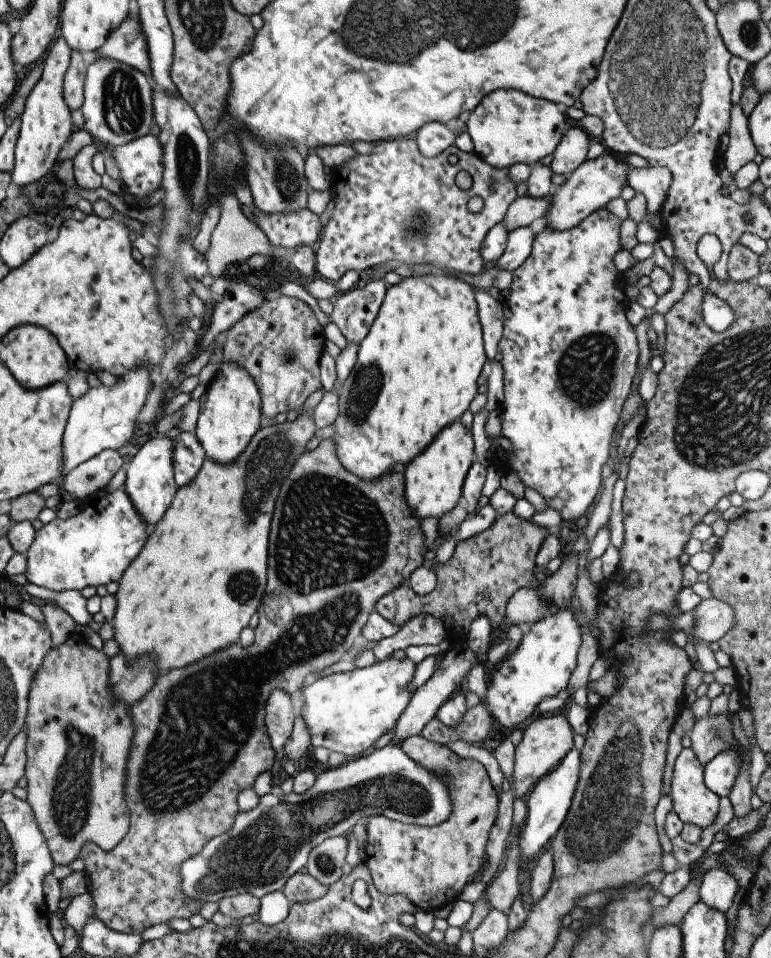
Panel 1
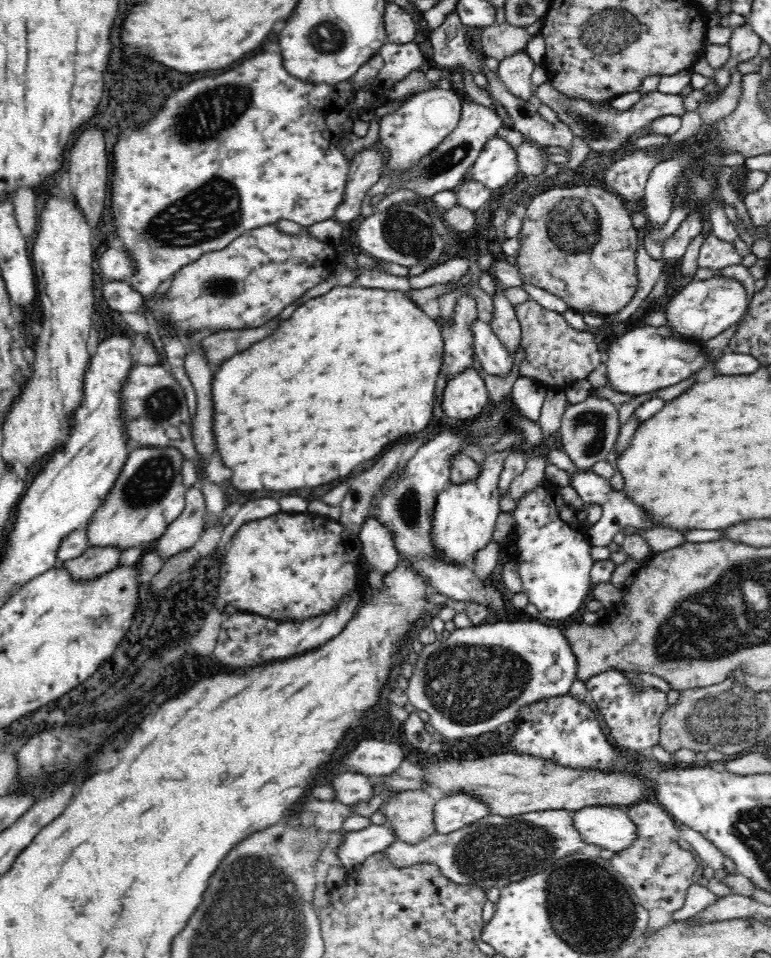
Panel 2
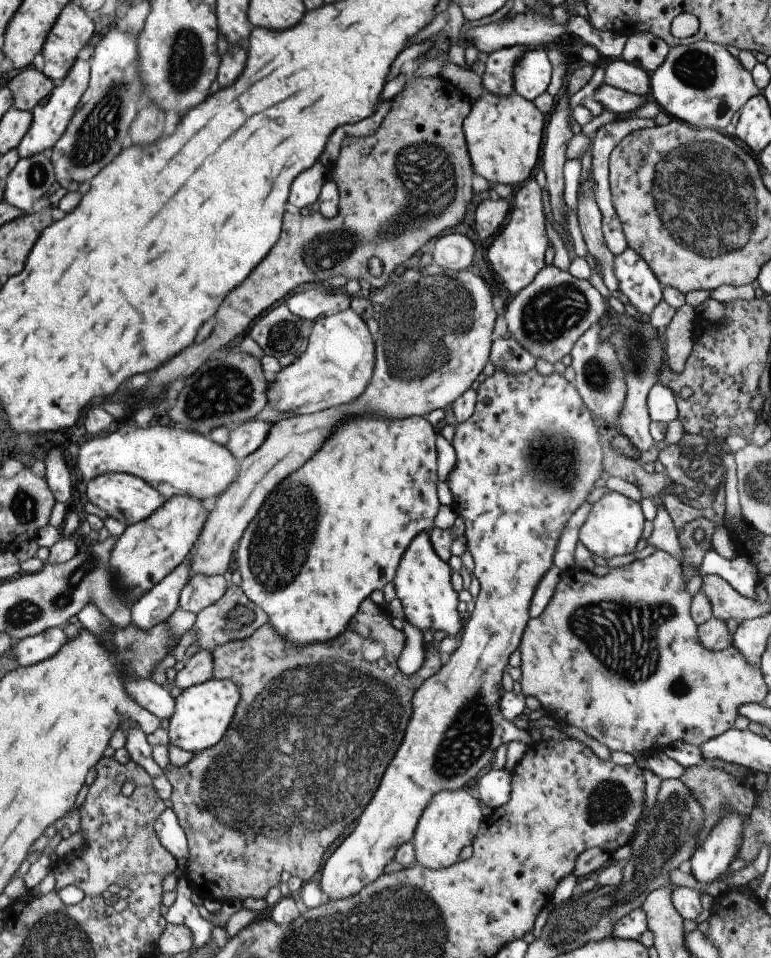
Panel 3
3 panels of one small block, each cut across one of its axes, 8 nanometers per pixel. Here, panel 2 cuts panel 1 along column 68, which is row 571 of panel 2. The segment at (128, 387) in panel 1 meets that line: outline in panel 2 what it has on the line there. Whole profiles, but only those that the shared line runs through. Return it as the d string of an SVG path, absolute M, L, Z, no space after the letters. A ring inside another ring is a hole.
M506 402L492 406L492 410L486 416L478 416L476 422L466 422L466 430L462 434L456 428L450 428L446 434L434 436L430 442L426 442L414 458L406 462L406 466L398 472L398 480L392 482L388 488L382 488L380 502L374 504L372 518L376 518L380 524L388 526L394 532L394 546L400 554L400 558L408 560L414 572L424 576L426 584L430 590L438 594L446 594L452 600L464 600L464 602L476 602L486 608L490 608L494 614L496 612L506 612L506 602L504 596L492 588L490 582L482 582L470 566L458 566L458 564L448 564L442 558L438 558L436 546L432 542L432 524L434 524L434 504L440 492L444 492L450 484L450 468L452 460L456 454L460 454L468 444L476 442L482 436L490 436L492 432L498 430L500 420L506 420Z

